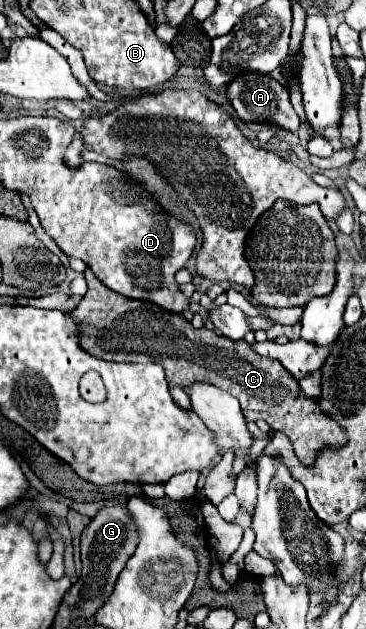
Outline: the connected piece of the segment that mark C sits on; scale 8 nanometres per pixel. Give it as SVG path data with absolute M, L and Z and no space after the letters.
M87 268L87 294L71 312L79 324L81 346L101 358L115 362L159 362L165 368L169 386L189 388L195 382L213 384L235 396L249 422L263 418L271 430L281 430L289 436L297 458L303 466L313 466L317 454L325 448L341 448L347 444L345 430L335 420L325 416L317 400L303 396L299 382L273 358L259 356L245 340L229 340L213 330L195 330L181 314L159 308L153 302L125 298L109 290Z

